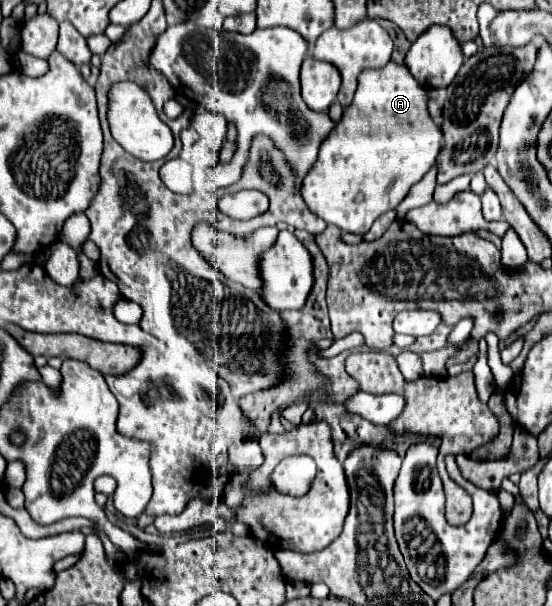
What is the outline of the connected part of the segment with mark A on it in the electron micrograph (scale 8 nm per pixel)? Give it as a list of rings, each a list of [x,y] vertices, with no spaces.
[[[389,61],[383,69],[363,71],[359,75],[359,87],[353,103],[343,111],[337,127],[323,141],[317,163],[303,179],[301,195],[309,209],[325,223],[337,225],[345,233],[359,235],[365,235],[379,215],[395,209],[407,197],[409,189],[433,167],[443,143],[443,133],[433,123],[427,111],[427,101],[429,89],[419,85],[405,65]]]

